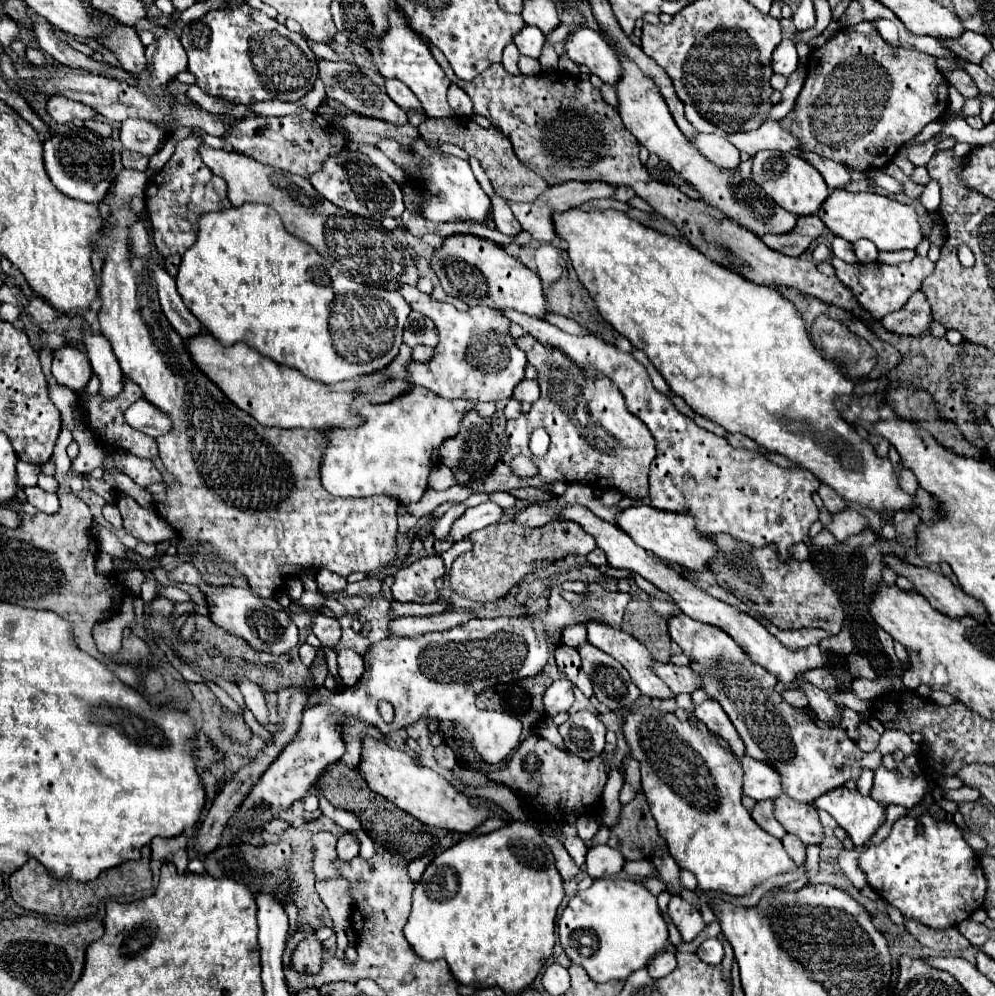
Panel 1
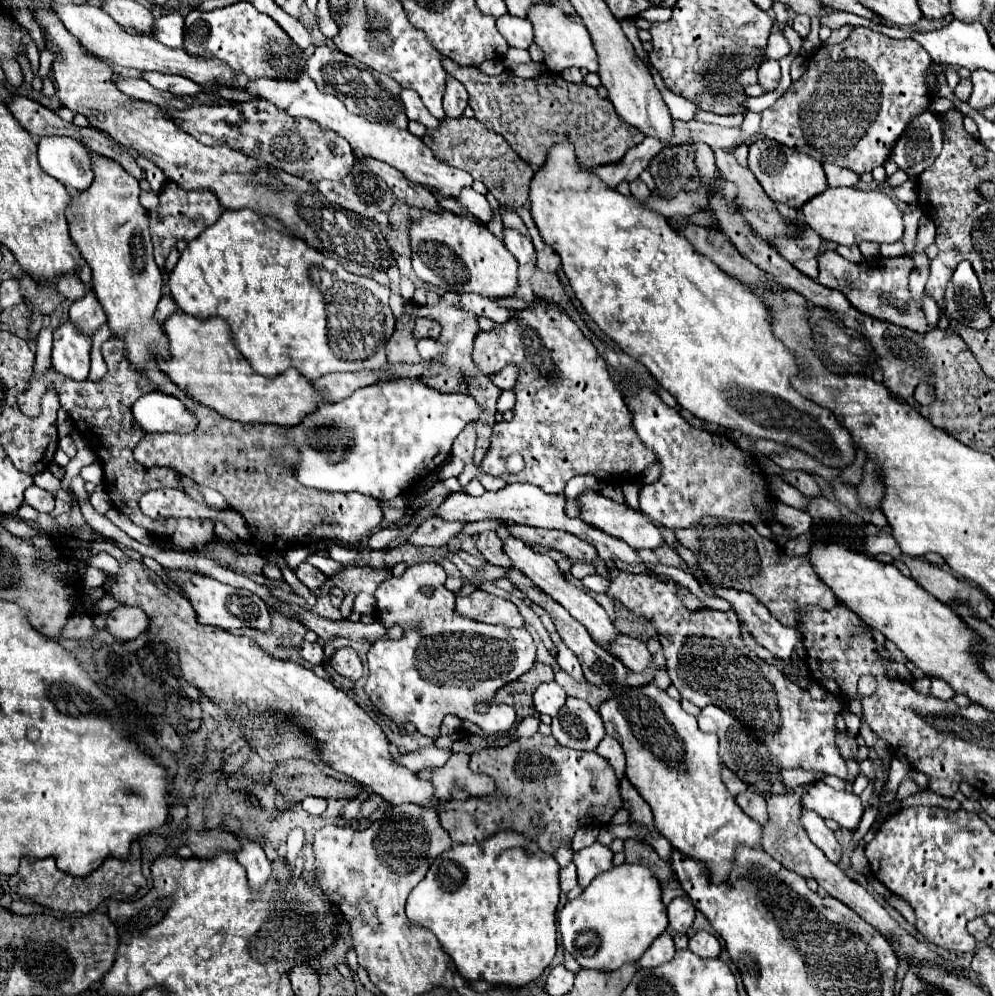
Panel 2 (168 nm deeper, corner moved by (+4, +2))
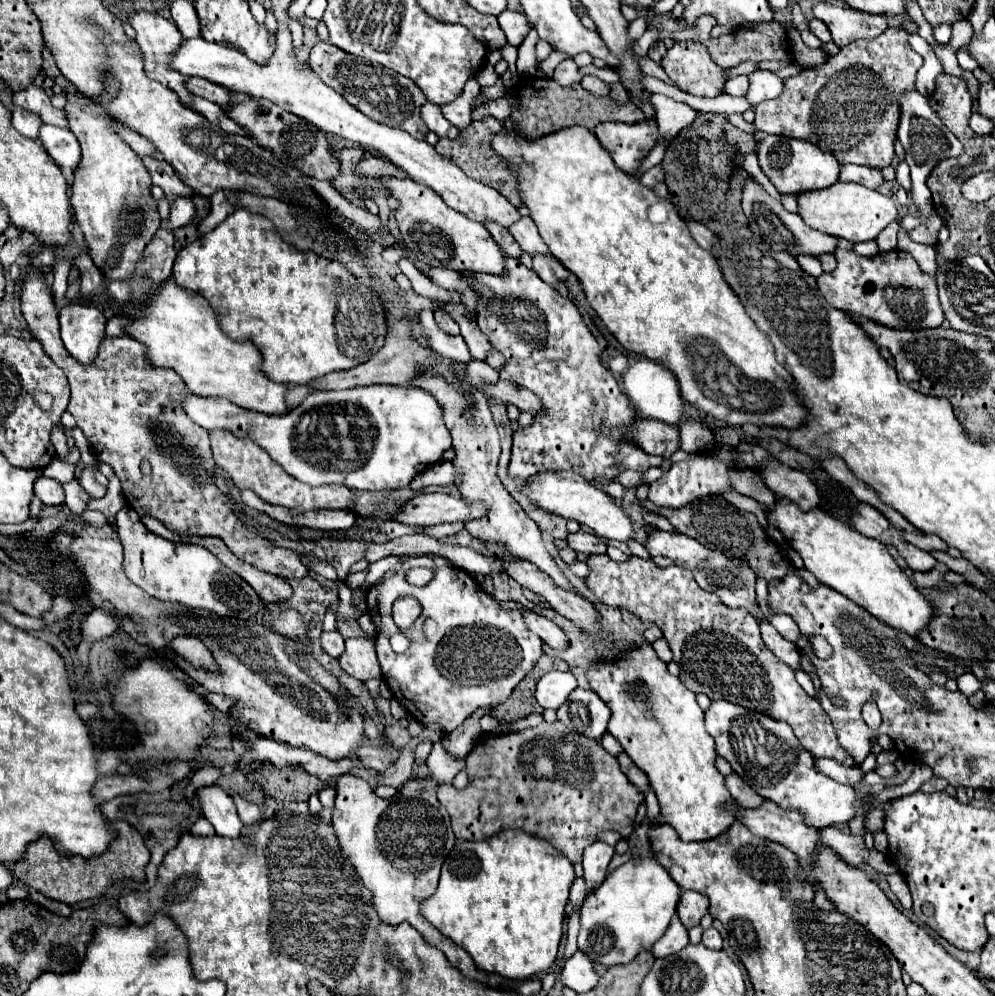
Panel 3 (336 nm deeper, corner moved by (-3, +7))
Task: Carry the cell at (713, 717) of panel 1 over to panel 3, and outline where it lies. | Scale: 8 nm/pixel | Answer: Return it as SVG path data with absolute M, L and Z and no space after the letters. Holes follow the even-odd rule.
M718 700L706 710L706 730L716 740L716 752L726 758L732 770L764 800L772 800L780 804L780 808L804 812L804 820L818 830L832 824L844 824L856 816L858 796L854 788L824 776L816 768L816 758L802 748L784 720L772 720L770 716Z

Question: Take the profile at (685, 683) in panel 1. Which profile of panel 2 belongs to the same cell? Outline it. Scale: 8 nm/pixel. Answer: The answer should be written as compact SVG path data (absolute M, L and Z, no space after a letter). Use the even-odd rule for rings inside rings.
M623 635L623 637L615 643L615 647L613 647L611 651L613 651L613 655L615 655L617 659L621 659L621 663L623 663L627 669L631 669L631 671L635 671L635 673L643 673L643 671L649 669L651 663L653 663L653 657L651 657L649 649L645 647L645 643L639 641L639 639L627 637L627 635Z

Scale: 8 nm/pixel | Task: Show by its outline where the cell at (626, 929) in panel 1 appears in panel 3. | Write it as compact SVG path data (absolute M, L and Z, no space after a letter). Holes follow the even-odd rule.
M630 858L618 866L598 890L590 892L580 910L578 948L594 962L604 966L628 964L638 952L650 950L662 938L680 900L680 886L672 880L668 870L654 858Z

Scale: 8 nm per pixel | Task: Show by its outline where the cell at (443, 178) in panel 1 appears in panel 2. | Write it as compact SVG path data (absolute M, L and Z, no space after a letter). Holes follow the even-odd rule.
M471 187L461 189L457 201L459 201L467 211L471 211L475 217L479 217L483 223L487 223L487 221L493 217L493 209L491 209L491 205L487 203L485 195L473 191Z

